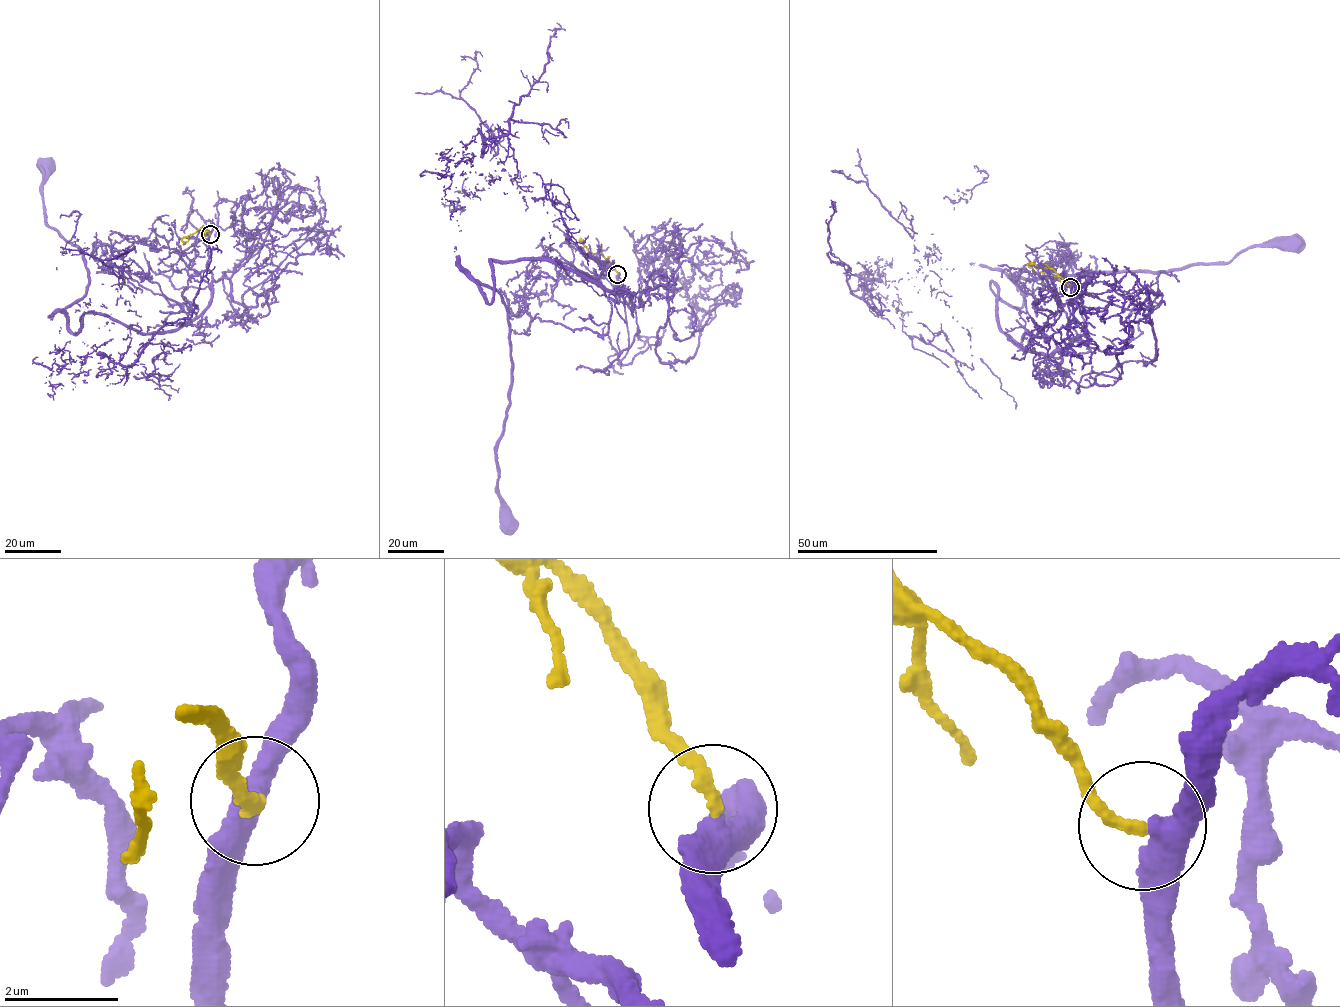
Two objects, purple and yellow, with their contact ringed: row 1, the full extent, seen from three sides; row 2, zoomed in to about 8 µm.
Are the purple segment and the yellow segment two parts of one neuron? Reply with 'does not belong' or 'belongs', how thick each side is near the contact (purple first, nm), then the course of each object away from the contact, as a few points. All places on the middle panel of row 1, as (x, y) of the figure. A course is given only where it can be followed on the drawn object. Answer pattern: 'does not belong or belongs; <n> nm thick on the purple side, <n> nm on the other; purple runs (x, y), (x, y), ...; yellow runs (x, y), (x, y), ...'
belongs; 400 nm thick on the purple side, 220 nm on the other; purple runs (617, 274), (630, 308), (544, 260), (489, 261), (489, 303), (476, 281), (509, 330), (507, 523); yellow runs (617, 273), (602, 253), (591, 253), (581, 240), (585, 247)

